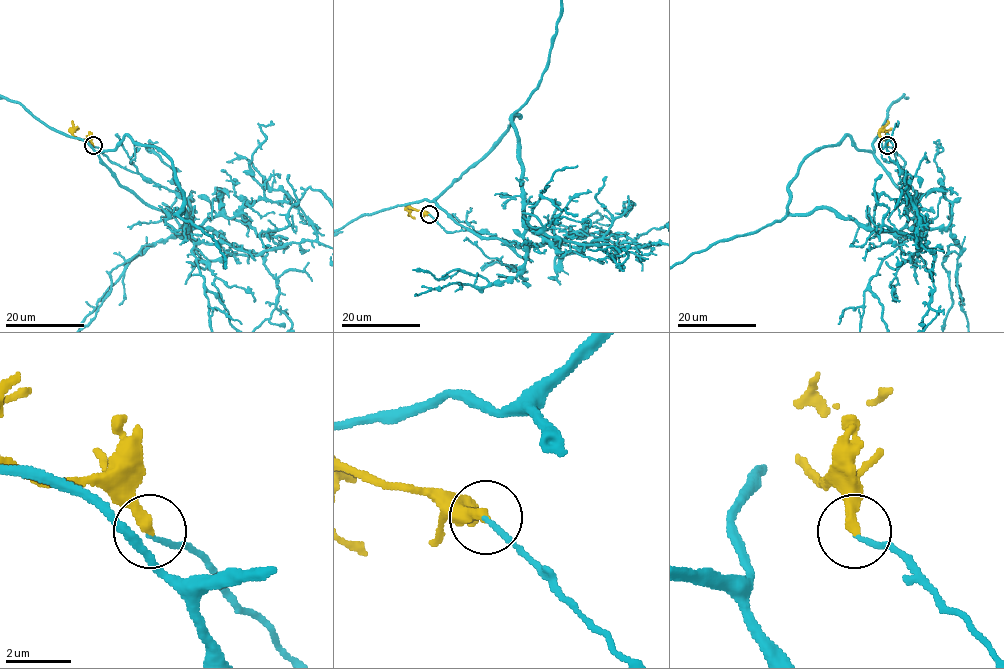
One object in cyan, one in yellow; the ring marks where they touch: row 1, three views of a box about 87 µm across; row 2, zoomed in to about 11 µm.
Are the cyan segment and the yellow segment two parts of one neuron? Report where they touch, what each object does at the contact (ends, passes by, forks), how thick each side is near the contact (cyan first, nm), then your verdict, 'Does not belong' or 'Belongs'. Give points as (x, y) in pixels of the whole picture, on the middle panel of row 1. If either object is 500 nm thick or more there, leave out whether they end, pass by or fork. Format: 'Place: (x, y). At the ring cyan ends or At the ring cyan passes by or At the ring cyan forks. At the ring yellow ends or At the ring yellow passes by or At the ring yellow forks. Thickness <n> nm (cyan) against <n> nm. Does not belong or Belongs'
Place: (429, 214). At the ring cyan ends. At the ring yellow ends. Thickness 140 nm (cyan) against 320 nm. Does not belong

